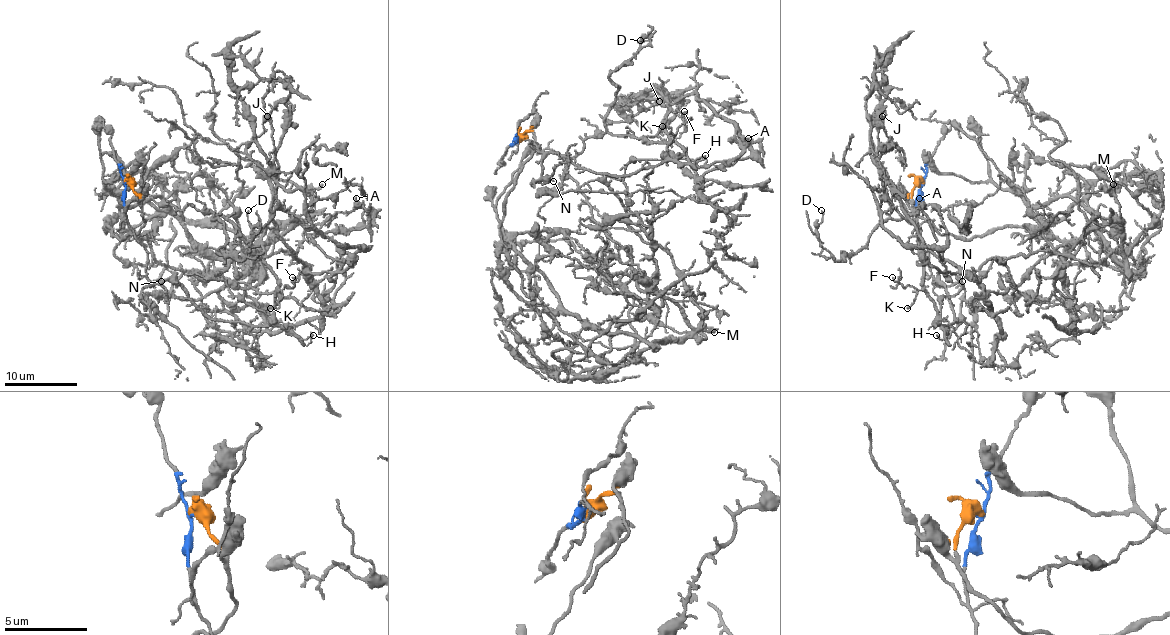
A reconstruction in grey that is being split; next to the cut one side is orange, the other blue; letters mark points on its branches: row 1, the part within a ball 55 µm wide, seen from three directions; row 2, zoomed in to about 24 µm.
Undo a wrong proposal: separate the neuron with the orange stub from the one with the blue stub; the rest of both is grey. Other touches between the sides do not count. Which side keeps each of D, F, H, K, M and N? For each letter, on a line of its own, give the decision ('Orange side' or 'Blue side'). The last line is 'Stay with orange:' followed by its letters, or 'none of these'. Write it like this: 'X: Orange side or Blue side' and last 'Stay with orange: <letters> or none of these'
D: Blue side
F: Blue side
H: Blue side
K: Blue side
M: Orange side
N: Blue side
Stay with orange: M

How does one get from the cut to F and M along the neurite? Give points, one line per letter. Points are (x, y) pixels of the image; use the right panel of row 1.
F: (920, 183), (920, 239), (957, 321), (940, 325), (928, 296), (893, 278)
M: (920, 183), (915, 210), (940, 234), (966, 239), (1052, 226), (1084, 201), (1123, 265), (1114, 184)

